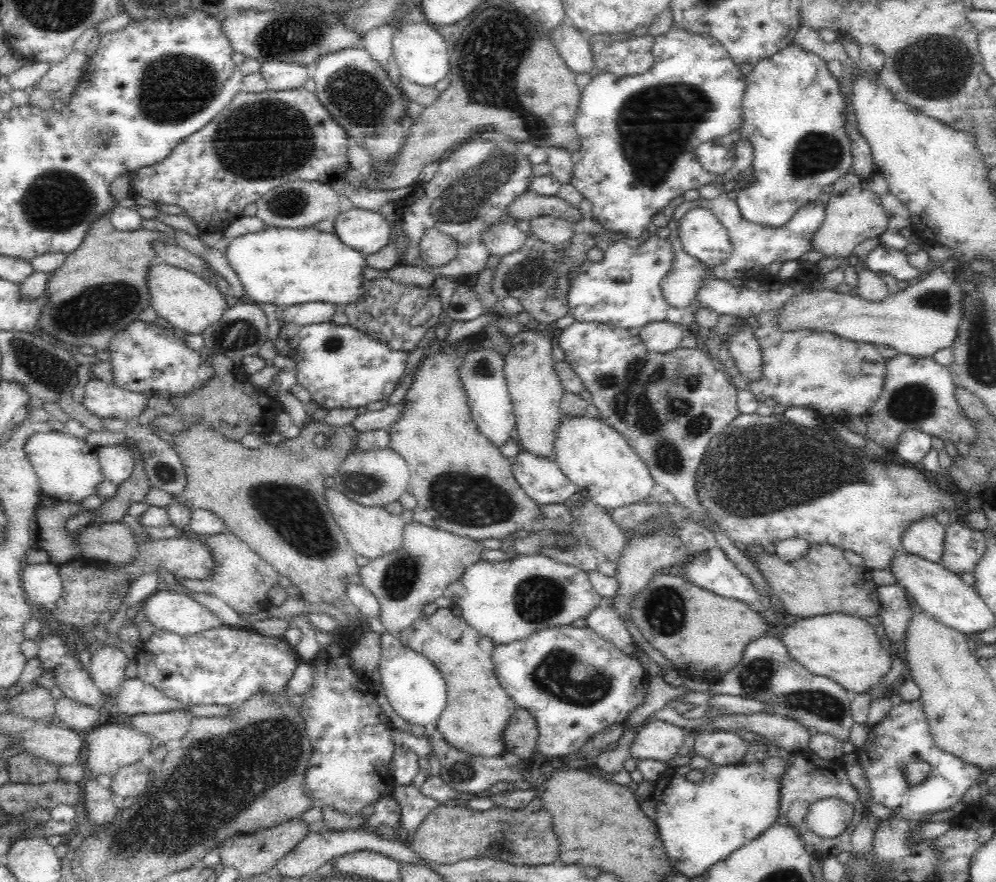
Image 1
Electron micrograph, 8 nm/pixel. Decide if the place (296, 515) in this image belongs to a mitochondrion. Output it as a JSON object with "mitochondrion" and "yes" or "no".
{"mitochondrion":"yes"}

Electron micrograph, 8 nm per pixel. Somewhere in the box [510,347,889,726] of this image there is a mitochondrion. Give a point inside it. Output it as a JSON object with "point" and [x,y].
{"point":[759,470]}

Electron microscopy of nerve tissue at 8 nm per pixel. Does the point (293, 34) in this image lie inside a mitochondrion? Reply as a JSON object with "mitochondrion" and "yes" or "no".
{"mitochondrion":"yes"}

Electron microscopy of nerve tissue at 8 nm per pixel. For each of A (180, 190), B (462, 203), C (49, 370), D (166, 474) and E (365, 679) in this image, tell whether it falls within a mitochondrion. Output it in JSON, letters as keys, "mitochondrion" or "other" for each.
{"A":"other","B":"mitochondrion","C":"mitochondrion","D":"mitochondrion","E":"other"}

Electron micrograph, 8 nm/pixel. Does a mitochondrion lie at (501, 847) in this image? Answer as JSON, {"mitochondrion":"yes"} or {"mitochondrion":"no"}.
{"mitochondrion":"no"}

